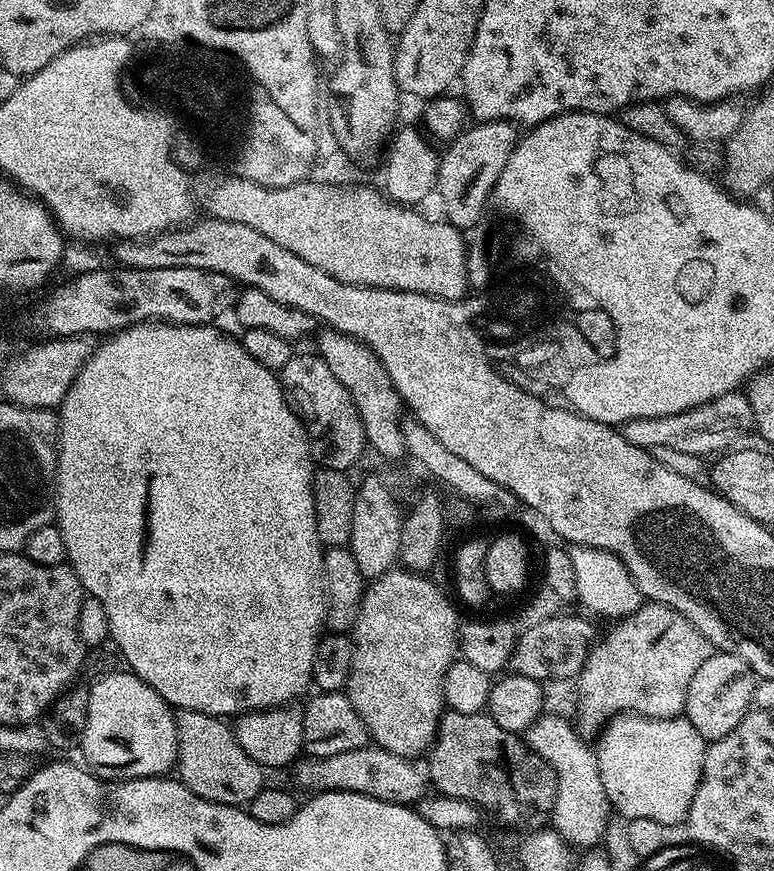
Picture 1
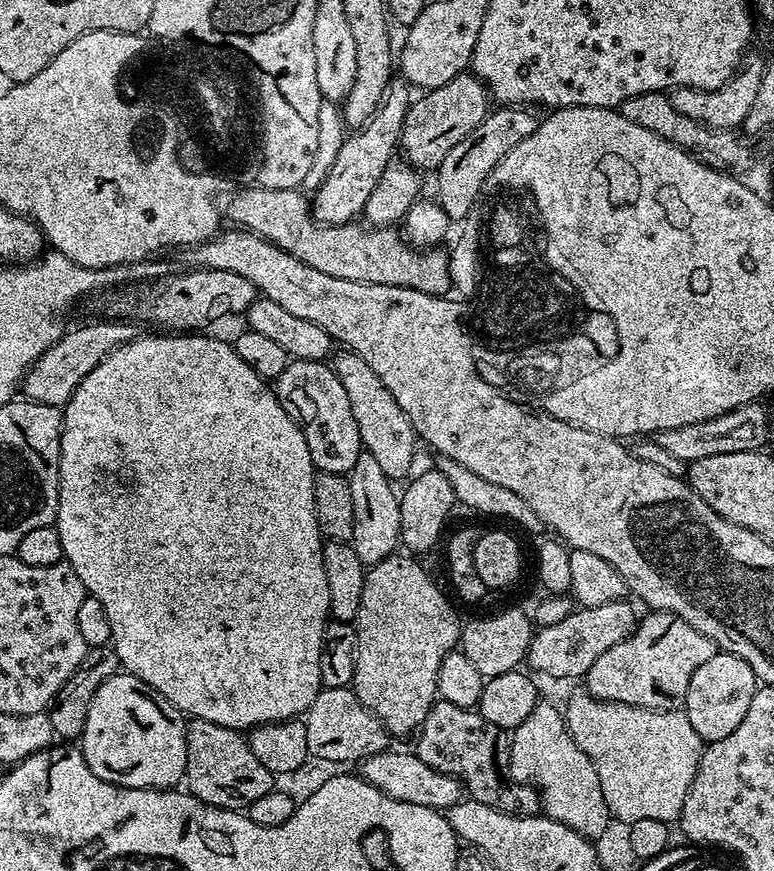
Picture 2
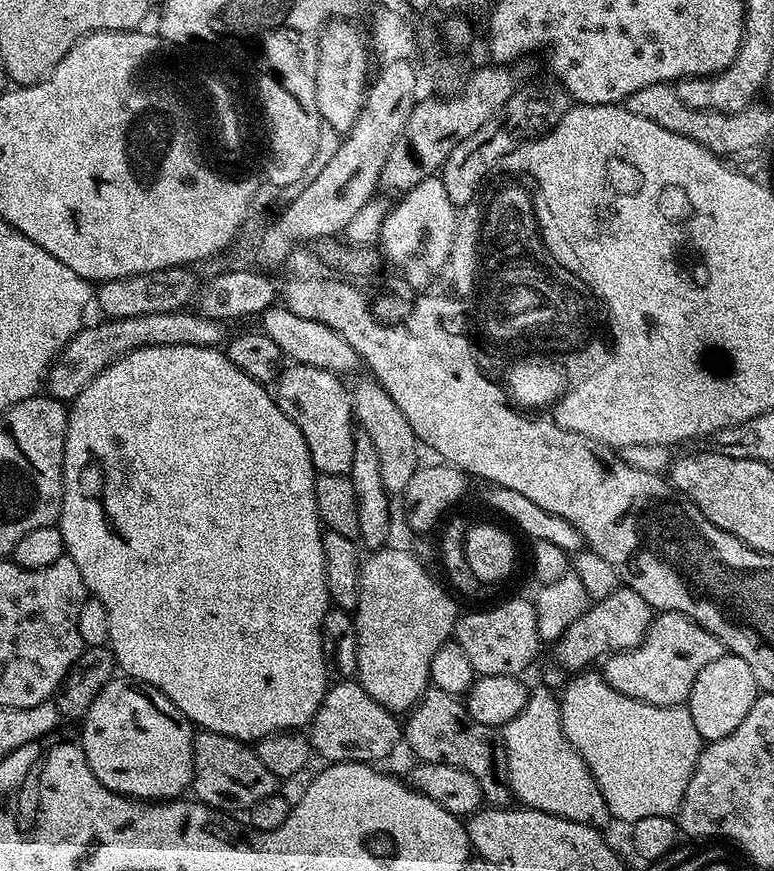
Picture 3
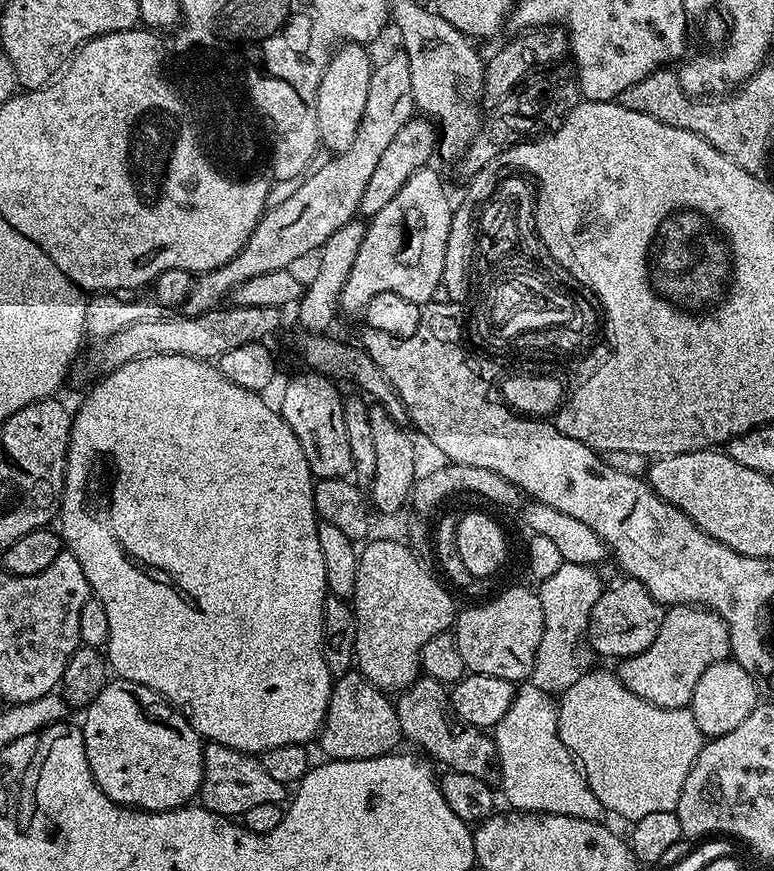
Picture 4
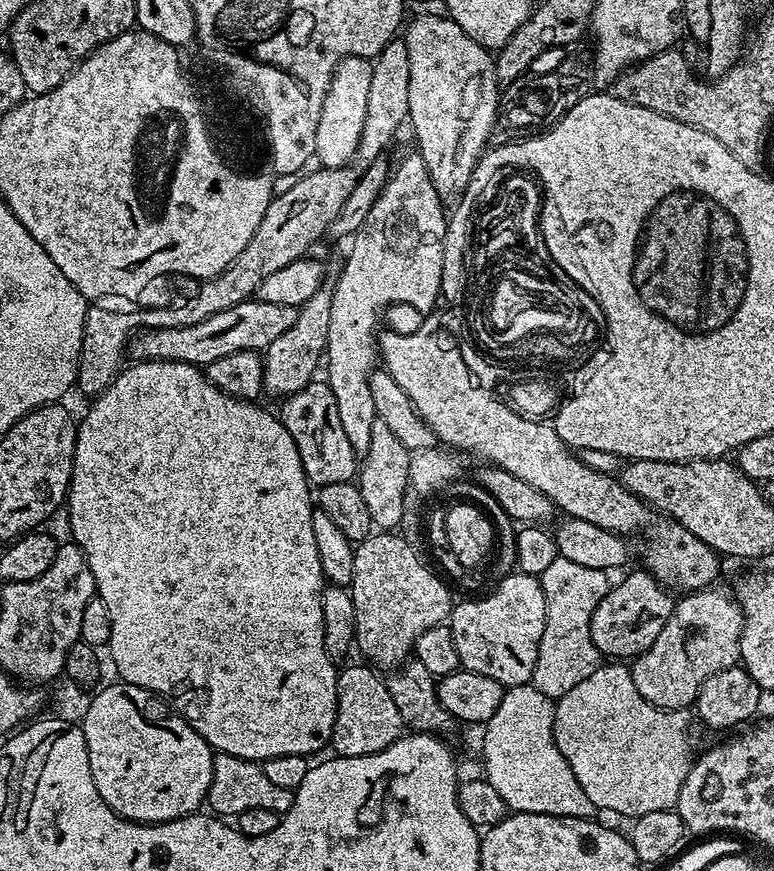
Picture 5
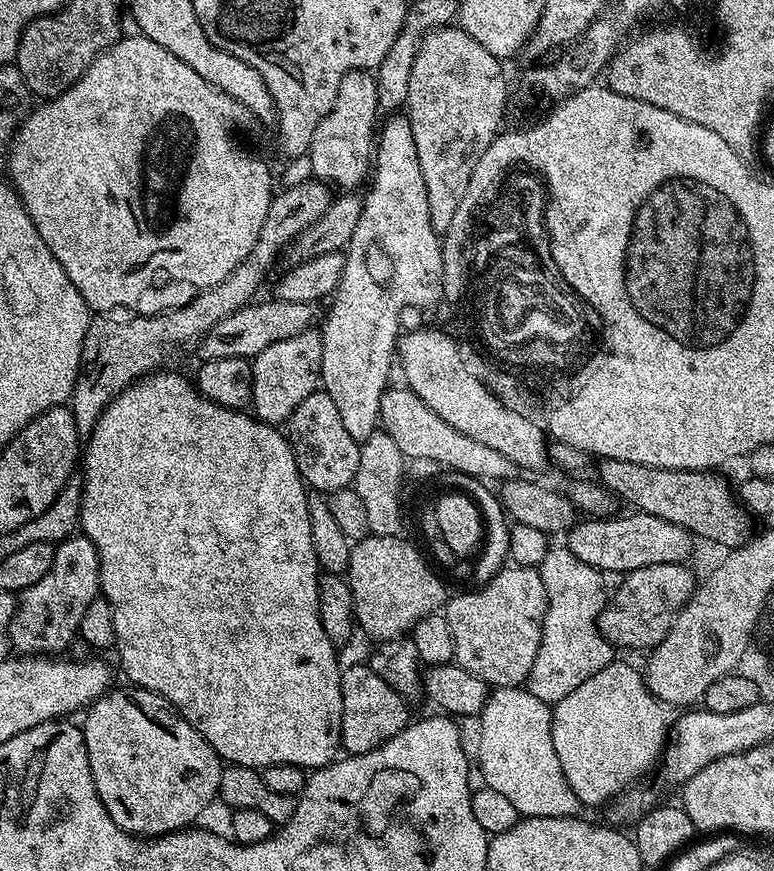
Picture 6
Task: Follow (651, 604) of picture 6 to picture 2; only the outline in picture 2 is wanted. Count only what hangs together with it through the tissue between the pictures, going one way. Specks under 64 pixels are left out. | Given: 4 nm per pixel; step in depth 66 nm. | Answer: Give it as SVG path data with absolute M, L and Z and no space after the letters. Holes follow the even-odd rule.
M621 598L593 608L577 607L566 618L562 618L562 622L554 622L554 626L545 628L537 627L528 647L527 667L533 673L541 672L542 675L553 676L556 680L587 677L590 666L598 662L601 654L606 654L610 646L618 646L618 642L622 642L636 630L638 615L636 616L635 610L626 601L627 599Z

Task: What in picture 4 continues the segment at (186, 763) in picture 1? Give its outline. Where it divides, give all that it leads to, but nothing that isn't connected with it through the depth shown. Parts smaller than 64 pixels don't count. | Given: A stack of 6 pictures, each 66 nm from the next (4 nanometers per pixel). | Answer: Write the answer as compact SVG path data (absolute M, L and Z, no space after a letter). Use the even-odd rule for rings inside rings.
M208 742L204 744L204 769L198 800L203 807L217 812L219 816L240 818L246 810L265 802L283 805L286 800L286 786L275 778L270 778L269 772L262 770L255 755Z

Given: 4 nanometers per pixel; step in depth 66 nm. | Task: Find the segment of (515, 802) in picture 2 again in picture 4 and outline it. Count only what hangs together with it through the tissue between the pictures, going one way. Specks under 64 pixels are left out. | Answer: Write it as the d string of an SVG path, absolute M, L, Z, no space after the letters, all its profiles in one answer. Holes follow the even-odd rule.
M423 674L417 676L413 684L408 685L395 697L398 714L398 726L401 737L408 740L425 757L433 761L441 760L445 769L462 774L474 774L489 782L500 779L499 758L496 756L496 741L485 729L470 728L463 724L451 710L445 685Z

